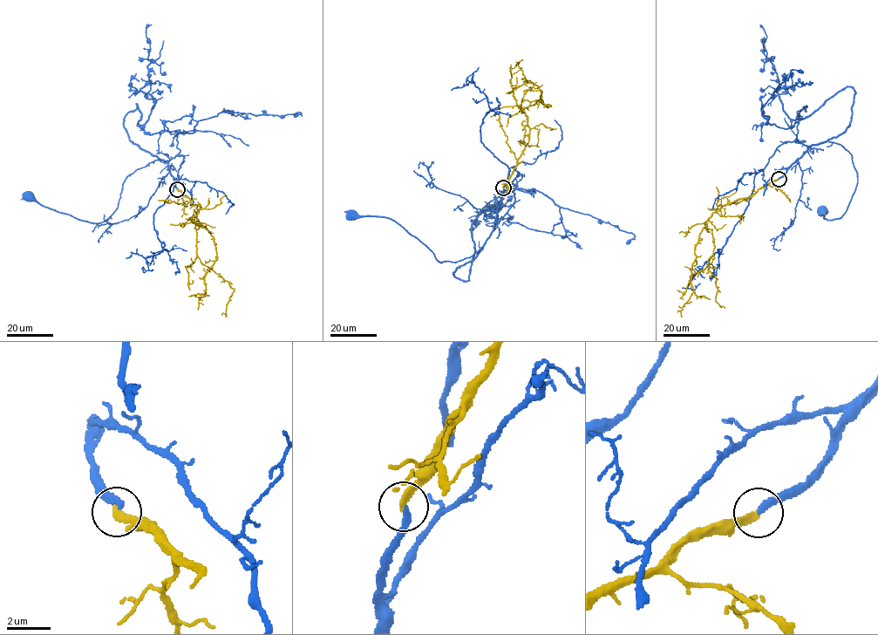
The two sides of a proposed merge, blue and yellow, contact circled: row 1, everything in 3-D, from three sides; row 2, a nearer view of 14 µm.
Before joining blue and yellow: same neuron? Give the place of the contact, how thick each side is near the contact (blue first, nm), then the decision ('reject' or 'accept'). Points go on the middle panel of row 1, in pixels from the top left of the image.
at (503, 187); 280 nm thick on the blue side, 280 nm on the other; accept

